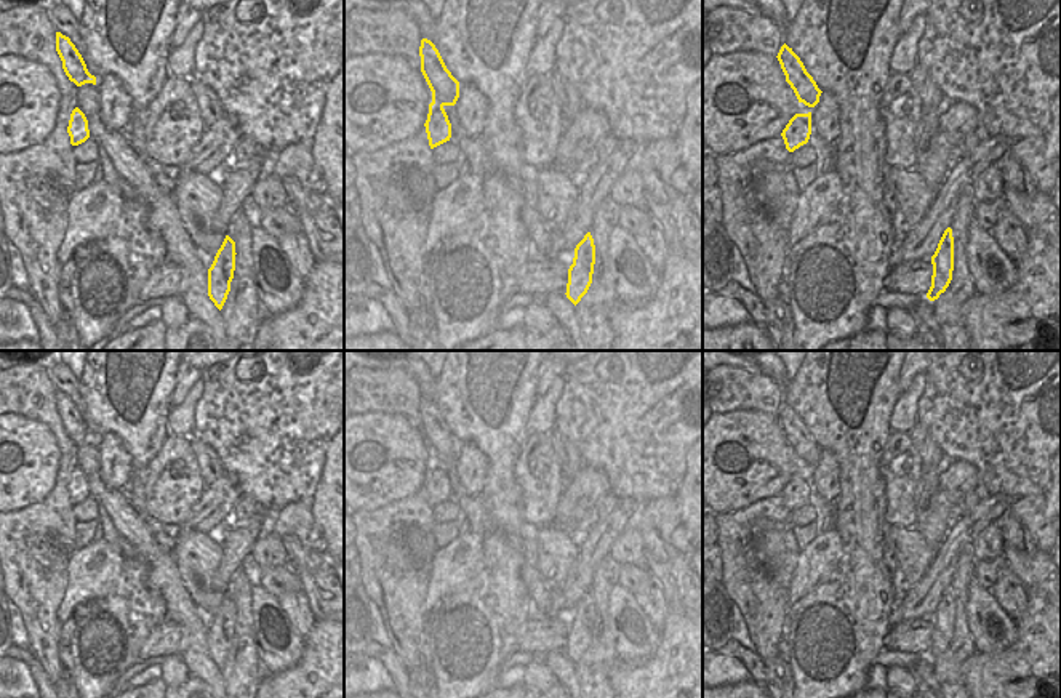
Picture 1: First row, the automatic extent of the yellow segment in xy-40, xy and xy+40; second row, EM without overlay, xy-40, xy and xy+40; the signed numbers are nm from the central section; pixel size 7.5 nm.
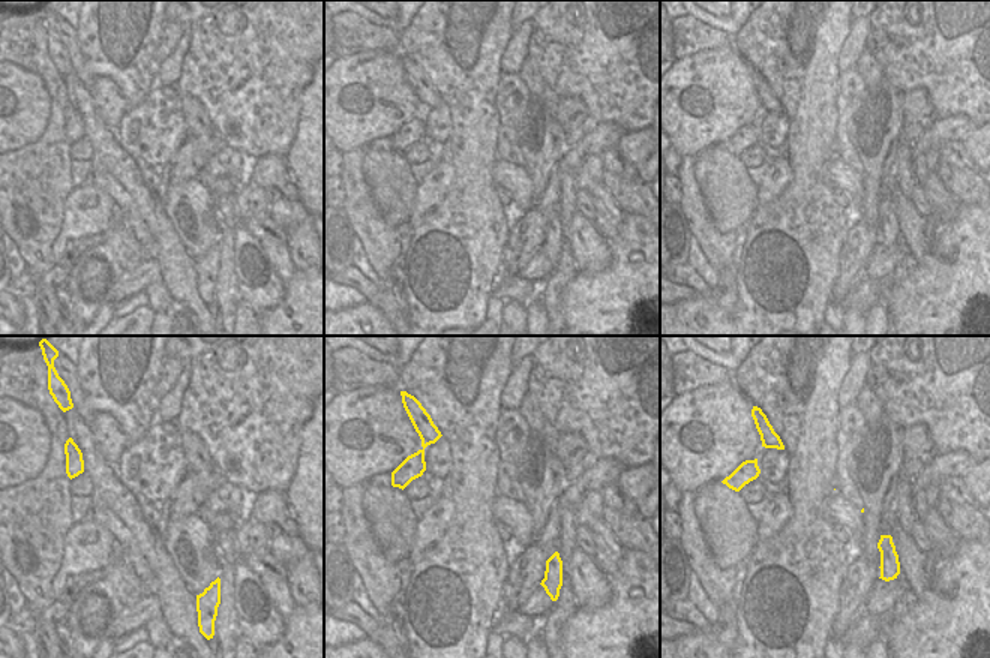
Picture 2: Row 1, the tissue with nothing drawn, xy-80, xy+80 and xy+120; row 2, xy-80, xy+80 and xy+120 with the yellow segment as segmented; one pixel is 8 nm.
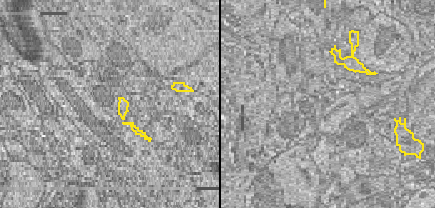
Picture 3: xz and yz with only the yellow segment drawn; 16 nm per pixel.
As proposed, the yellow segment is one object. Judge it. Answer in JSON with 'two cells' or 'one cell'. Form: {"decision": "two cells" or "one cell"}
{"decision": "two cells"}

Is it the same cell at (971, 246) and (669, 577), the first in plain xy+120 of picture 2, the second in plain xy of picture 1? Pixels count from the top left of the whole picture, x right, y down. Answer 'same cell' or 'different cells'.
different cells

